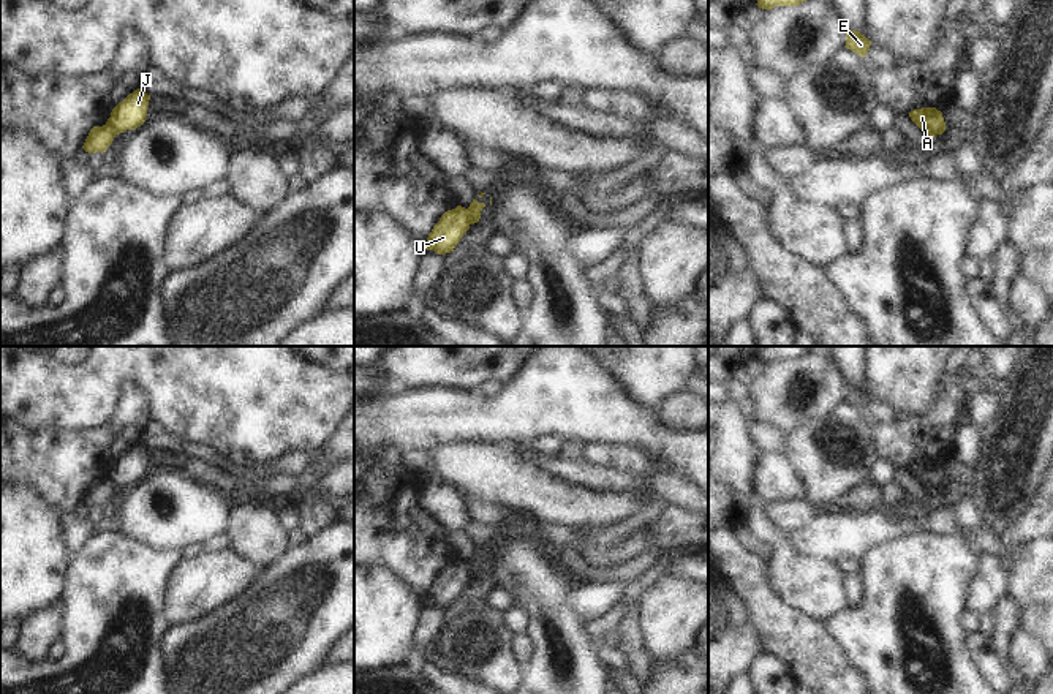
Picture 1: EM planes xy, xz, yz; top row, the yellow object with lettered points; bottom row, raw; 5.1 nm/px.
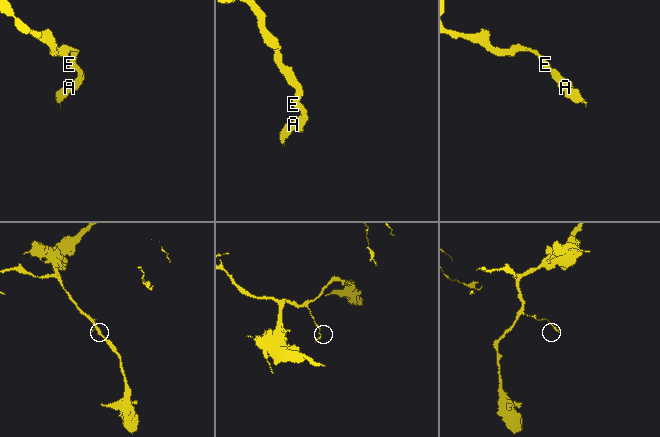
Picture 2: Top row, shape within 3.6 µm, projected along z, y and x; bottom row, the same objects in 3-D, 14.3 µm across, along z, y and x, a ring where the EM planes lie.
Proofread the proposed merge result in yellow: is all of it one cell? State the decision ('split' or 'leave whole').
split

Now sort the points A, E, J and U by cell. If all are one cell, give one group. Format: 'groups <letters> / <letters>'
groups A E J / U

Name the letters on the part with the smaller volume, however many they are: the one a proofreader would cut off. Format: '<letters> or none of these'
U.

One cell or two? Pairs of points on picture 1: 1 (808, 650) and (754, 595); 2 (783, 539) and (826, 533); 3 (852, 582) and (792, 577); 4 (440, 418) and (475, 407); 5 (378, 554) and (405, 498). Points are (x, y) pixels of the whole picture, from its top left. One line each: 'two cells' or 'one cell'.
1: one cell
2: two cells
3: two cells
4: one cell
5: one cell

